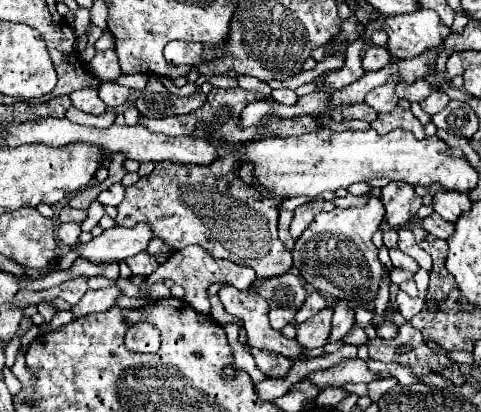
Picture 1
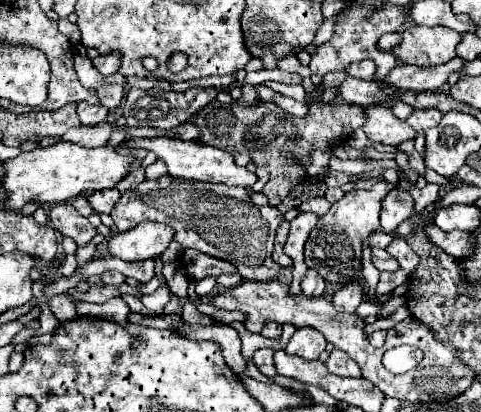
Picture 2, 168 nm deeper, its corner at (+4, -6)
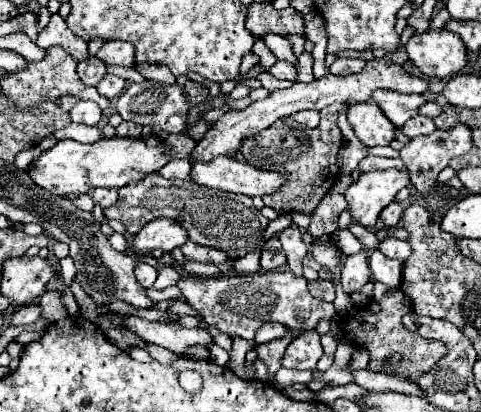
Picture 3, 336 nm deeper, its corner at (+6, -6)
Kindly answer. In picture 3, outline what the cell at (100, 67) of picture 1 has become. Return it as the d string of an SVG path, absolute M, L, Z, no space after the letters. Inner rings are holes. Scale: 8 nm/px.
M109 41L105 43L97 55L99 61L103 61L105 65L133 65L133 45L125 43L125 41Z

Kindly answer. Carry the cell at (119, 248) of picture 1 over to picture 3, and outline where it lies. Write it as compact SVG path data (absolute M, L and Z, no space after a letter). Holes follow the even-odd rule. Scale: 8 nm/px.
M155 219L131 237L131 249L135 255L147 255L153 249L173 251L187 241L185 229L171 219Z

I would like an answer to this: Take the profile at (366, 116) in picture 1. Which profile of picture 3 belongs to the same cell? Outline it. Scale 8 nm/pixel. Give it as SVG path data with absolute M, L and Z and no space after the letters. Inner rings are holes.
M335 103L321 109L321 123L315 129L301 127L291 117L285 117L279 119L275 125L263 129L261 133L241 141L239 151L249 165L265 171L277 171L285 177L283 187L279 187L273 195L263 197L263 203L267 207L273 207L277 213L311 213L323 199L323 195L335 185L335 181L339 179L337 155L343 147L343 135L337 125L337 117L343 107L343 103Z

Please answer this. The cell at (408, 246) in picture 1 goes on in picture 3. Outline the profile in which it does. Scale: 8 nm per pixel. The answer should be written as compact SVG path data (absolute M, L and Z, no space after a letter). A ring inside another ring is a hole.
M395 237L383 239L379 251L381 251L383 255L387 255L389 259L397 259L397 261L401 261L401 263L411 257L411 247L409 247L409 243L407 243L407 241L399 241L399 239L395 239Z

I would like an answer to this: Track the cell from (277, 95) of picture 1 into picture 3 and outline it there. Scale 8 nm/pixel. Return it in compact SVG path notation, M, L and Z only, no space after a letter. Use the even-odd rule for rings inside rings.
M297 111L291 115L297 123L307 125L307 127L317 127L319 125L319 111Z

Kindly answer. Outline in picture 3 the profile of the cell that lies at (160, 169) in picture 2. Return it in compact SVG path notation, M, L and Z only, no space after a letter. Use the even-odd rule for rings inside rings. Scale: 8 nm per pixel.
M177 159L177 161L169 161L159 173L165 179L189 179L189 159Z

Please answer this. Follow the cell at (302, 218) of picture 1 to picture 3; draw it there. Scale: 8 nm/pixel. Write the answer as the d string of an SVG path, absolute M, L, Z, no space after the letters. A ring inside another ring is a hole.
M287 227L281 231L279 241L287 255L287 265L295 275L303 275L303 259L307 255L307 245L303 243L303 233L297 227Z

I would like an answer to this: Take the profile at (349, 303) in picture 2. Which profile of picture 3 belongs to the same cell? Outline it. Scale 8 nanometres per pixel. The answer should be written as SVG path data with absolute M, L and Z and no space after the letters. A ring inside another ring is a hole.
M361 249L357 255L351 255L345 259L341 269L341 287L347 295L361 291L361 287L371 279L371 269L367 263L369 253Z

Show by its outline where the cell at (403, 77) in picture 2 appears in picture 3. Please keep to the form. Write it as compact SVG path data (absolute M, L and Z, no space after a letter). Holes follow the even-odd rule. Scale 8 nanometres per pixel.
M385 59L367 61L365 69L361 73L355 73L355 75L345 75L345 77L341 77L341 75L325 75L325 77L315 79L311 83L299 83L297 81L289 89L271 91L269 97L253 101L243 111L229 111L229 113L225 113L205 133L205 137L199 141L199 145L193 151L191 159L213 159L217 155L235 157L241 139L259 133L261 129L273 125L277 119L281 119L285 115L291 115L291 113L301 111L301 109L317 109L317 111L321 111L323 107L327 107L331 103L349 103L349 105L353 105L355 101L363 103L363 101L369 101L369 95L371 95L373 89L391 89L391 91L399 91L399 93L425 93L429 89L429 83L423 77L411 75L403 65L395 65L391 61L387 65Z

